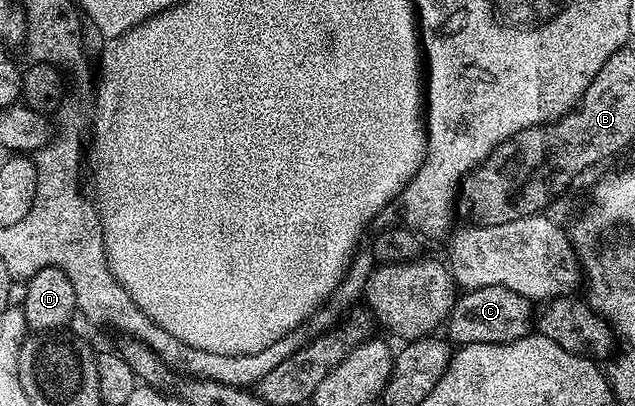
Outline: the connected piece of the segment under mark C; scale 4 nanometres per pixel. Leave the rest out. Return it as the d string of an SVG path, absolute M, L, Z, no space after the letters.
M479 287L473 291L465 290L456 300L446 318L447 338L453 344L463 345L466 343L509 343L515 339L520 339L529 334L534 323L534 303L533 300L522 297L510 289L501 287Z

